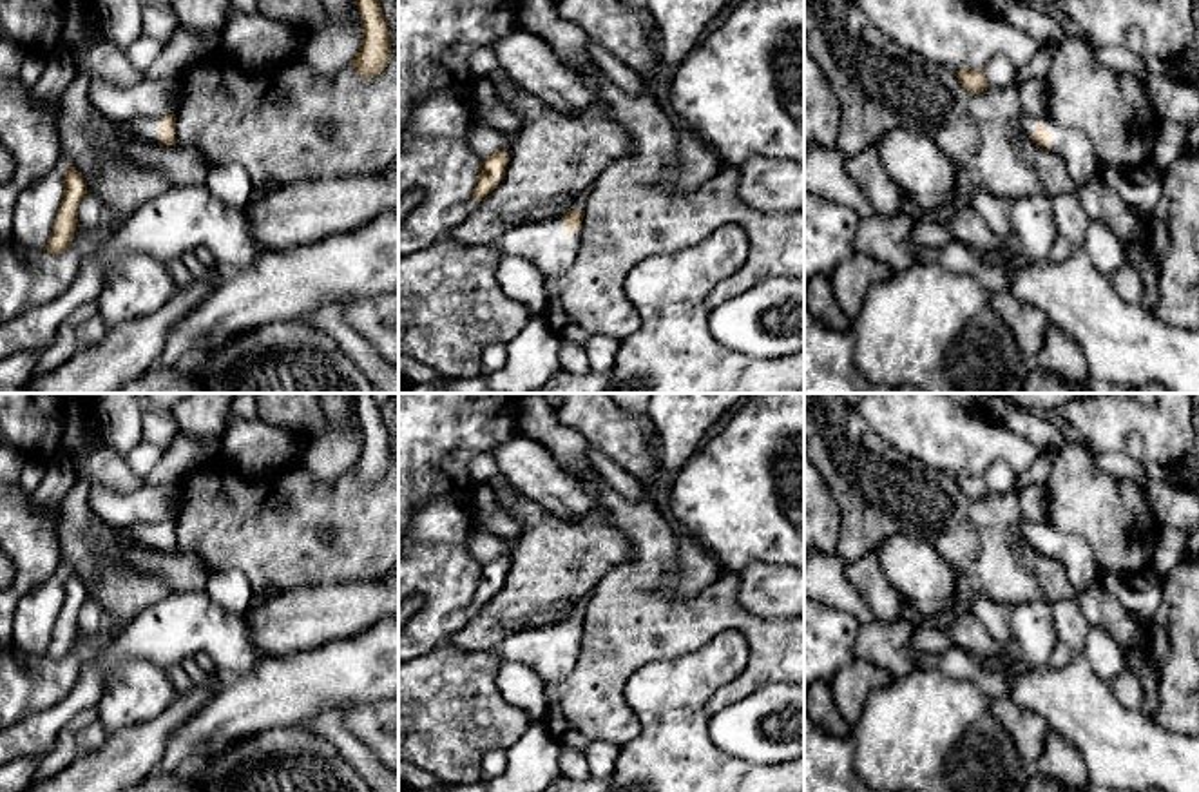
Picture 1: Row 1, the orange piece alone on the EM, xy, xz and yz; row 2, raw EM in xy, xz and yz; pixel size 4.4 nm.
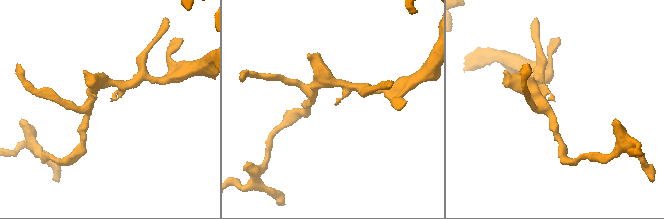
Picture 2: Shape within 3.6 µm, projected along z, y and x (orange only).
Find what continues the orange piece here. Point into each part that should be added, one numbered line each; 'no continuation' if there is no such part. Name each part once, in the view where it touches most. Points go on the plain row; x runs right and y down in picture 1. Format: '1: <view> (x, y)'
1: yz (1134, 593)

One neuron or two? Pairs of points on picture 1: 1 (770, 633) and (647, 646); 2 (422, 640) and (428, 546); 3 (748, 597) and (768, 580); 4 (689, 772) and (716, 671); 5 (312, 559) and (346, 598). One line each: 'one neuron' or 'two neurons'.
1: one neuron
2: one neuron
3: one neuron
4: one neuron
5: two neurons

